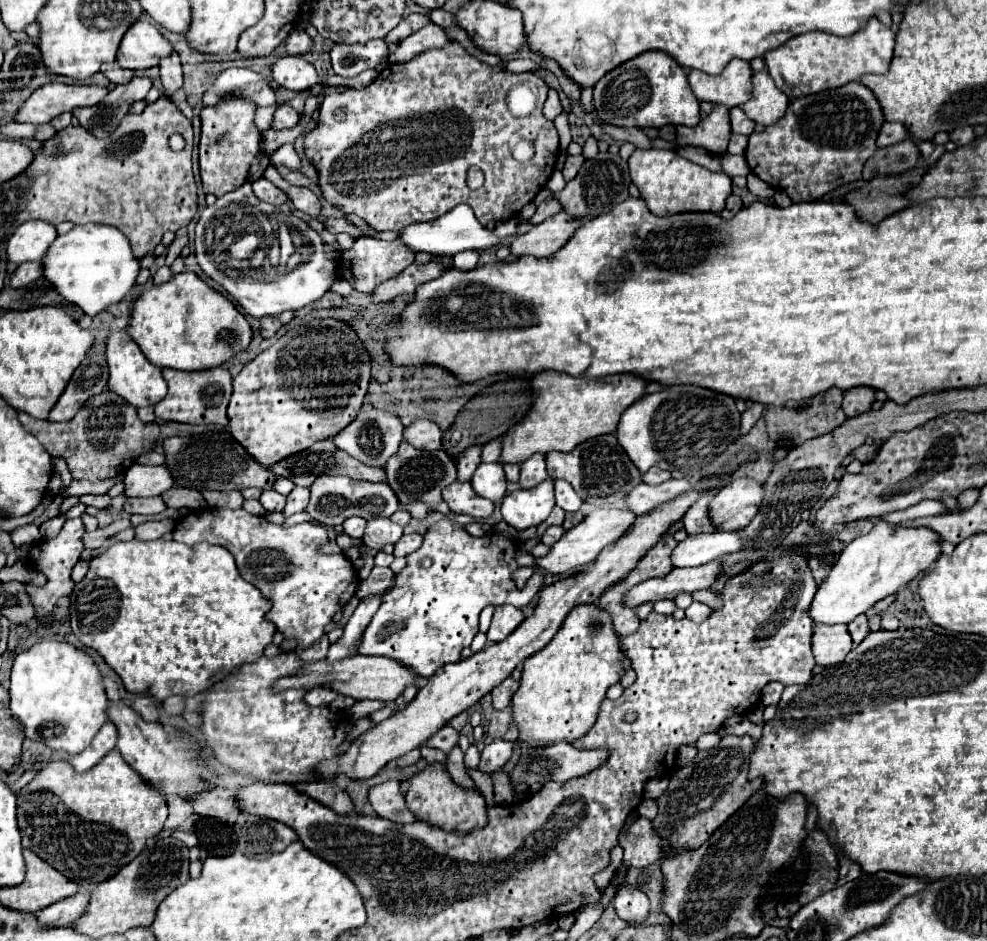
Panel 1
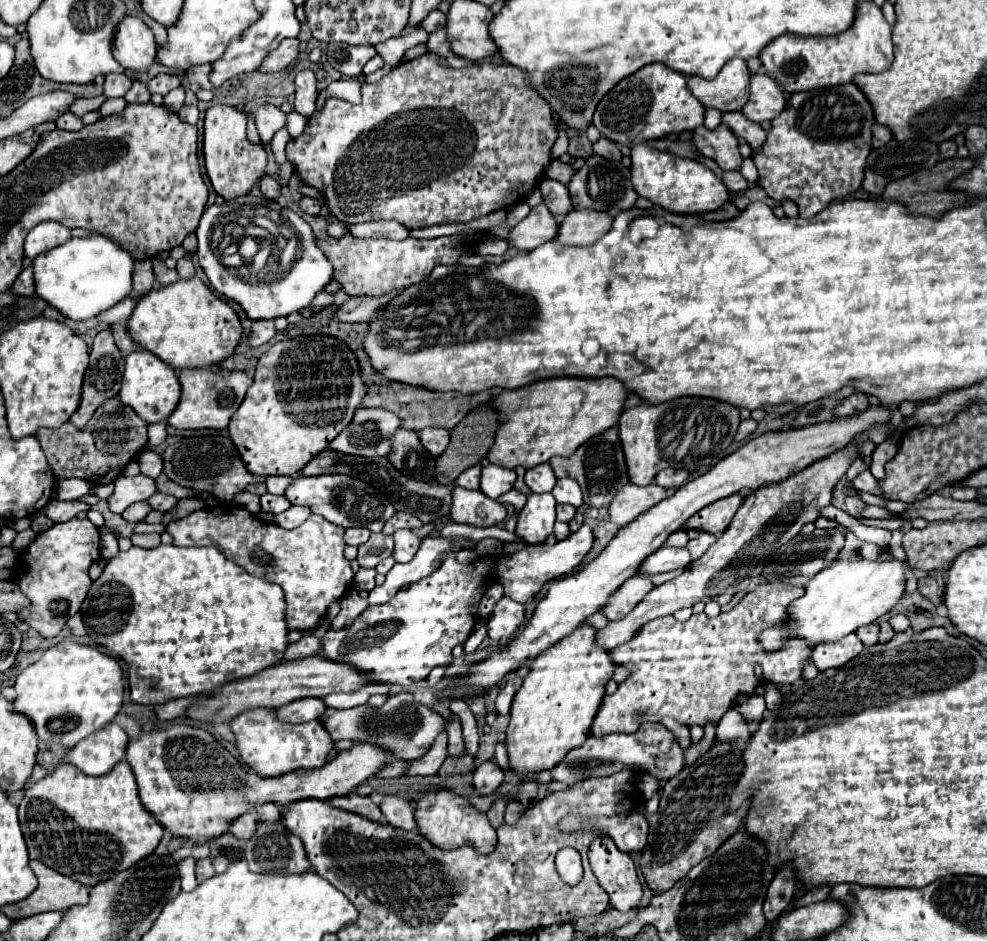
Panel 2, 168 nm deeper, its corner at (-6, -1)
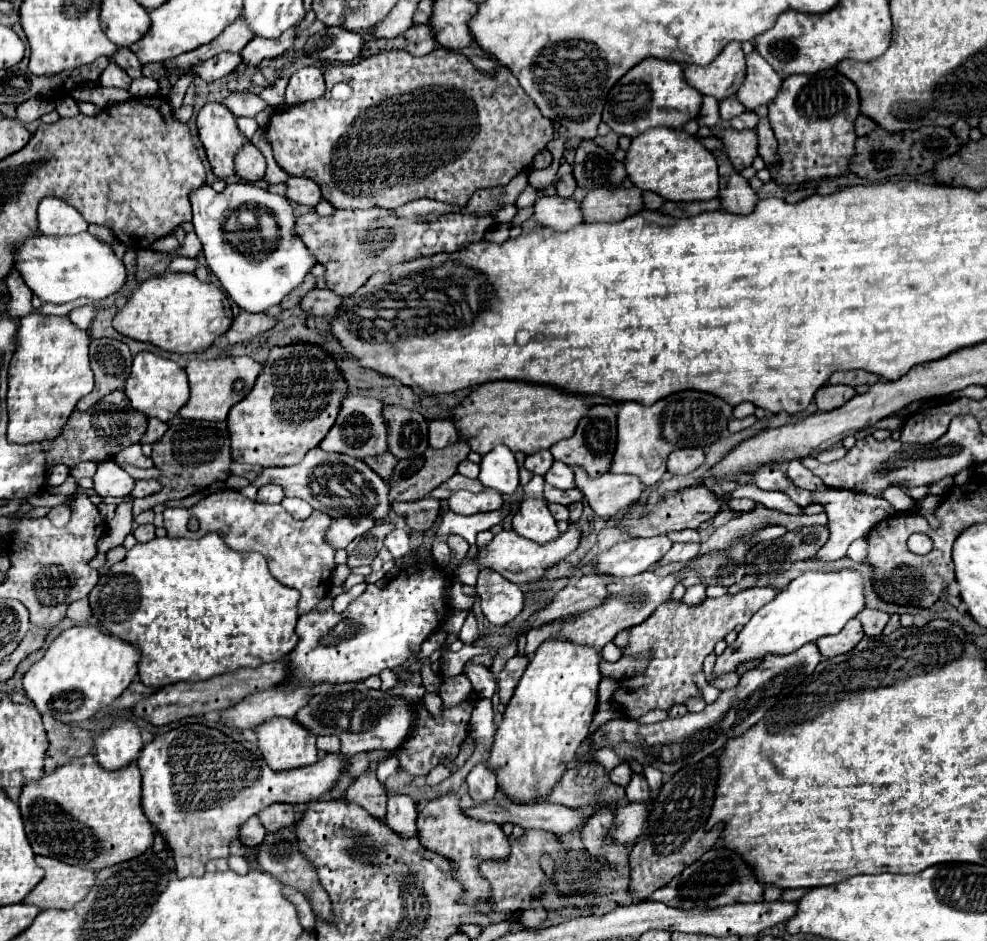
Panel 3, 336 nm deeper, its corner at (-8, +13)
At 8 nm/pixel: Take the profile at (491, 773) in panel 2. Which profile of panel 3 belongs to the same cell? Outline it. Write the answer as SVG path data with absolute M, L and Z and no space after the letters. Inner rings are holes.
M483 762L477 764L469 776L467 776L467 784L469 784L469 794L475 802L485 802L491 800L497 794L497 776L493 774L493 770L489 766L485 766Z

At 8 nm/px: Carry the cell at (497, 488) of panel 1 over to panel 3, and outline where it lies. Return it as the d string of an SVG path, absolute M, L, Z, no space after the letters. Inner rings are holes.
M495 446L481 460L479 482L501 494L513 494L519 486L519 468L507 446Z

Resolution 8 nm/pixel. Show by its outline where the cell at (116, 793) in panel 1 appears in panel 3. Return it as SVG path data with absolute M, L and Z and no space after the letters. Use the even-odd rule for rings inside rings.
M89 754L83 758L73 758L69 764L57 766L41 780L27 784L21 792L19 806L25 834L33 852L57 858L79 868L99 872L107 866L135 858L153 846L155 828L141 810L141 774L135 762L119 770L105 770Z

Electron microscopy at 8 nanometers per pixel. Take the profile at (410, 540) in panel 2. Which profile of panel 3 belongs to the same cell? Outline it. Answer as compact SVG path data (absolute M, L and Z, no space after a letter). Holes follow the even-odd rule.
M397 528L385 538L385 546L393 554L393 558L403 558L411 548L411 536L405 528Z

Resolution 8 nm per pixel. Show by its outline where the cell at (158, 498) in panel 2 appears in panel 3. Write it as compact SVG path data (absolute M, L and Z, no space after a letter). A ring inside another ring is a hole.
M137 480L137 486L133 488L133 496L135 498L143 498L143 496L151 496L155 492L159 492L161 486L159 486L159 480Z

